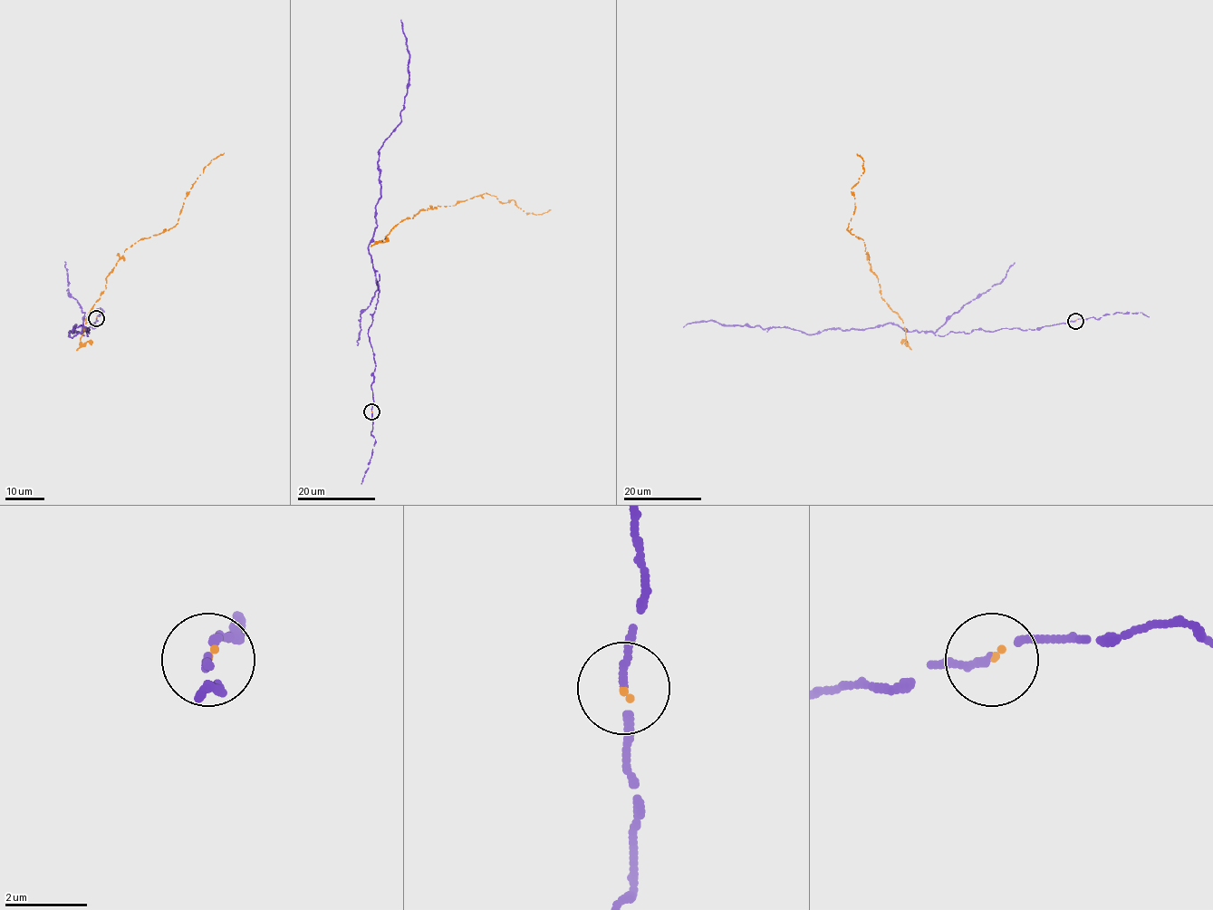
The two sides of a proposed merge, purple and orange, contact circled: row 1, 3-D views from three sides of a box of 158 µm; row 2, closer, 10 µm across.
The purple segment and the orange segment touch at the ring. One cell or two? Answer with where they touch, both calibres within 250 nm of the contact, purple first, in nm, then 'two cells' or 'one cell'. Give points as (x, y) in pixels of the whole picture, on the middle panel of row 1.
at (371, 411); 140 nm thick on the purple side, 90 nm on the other; one cell

